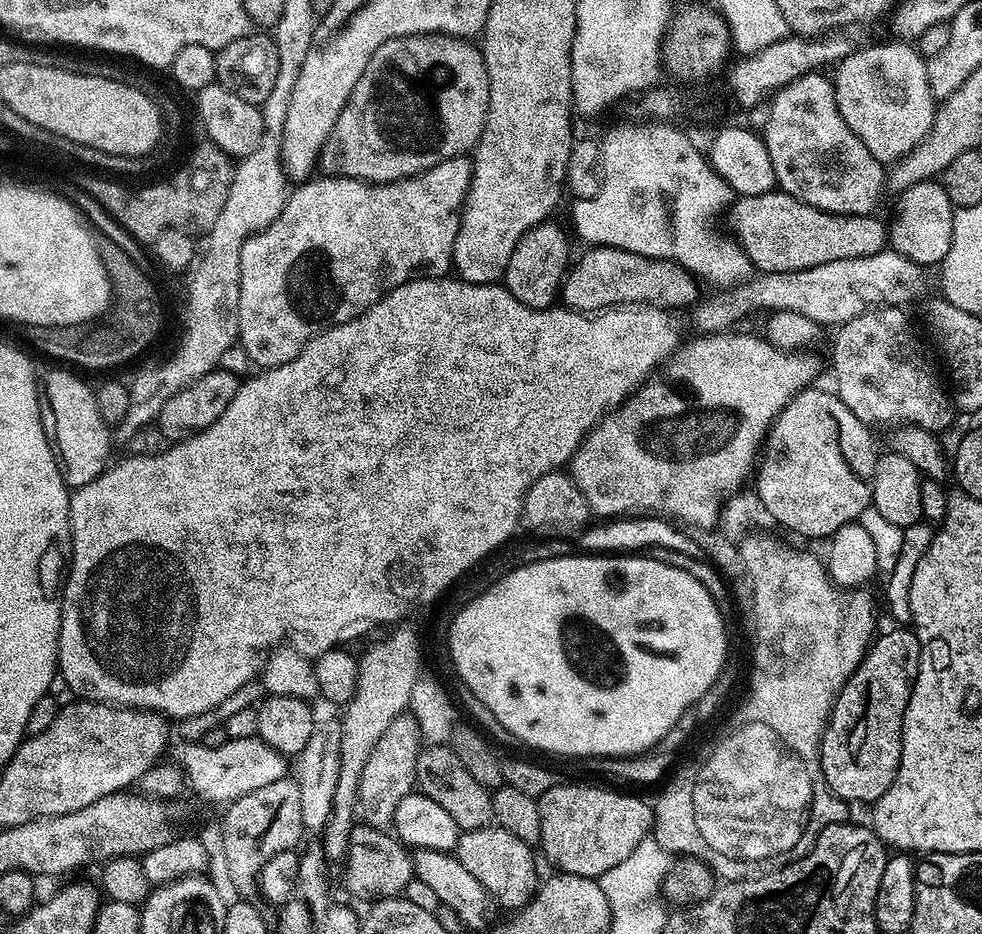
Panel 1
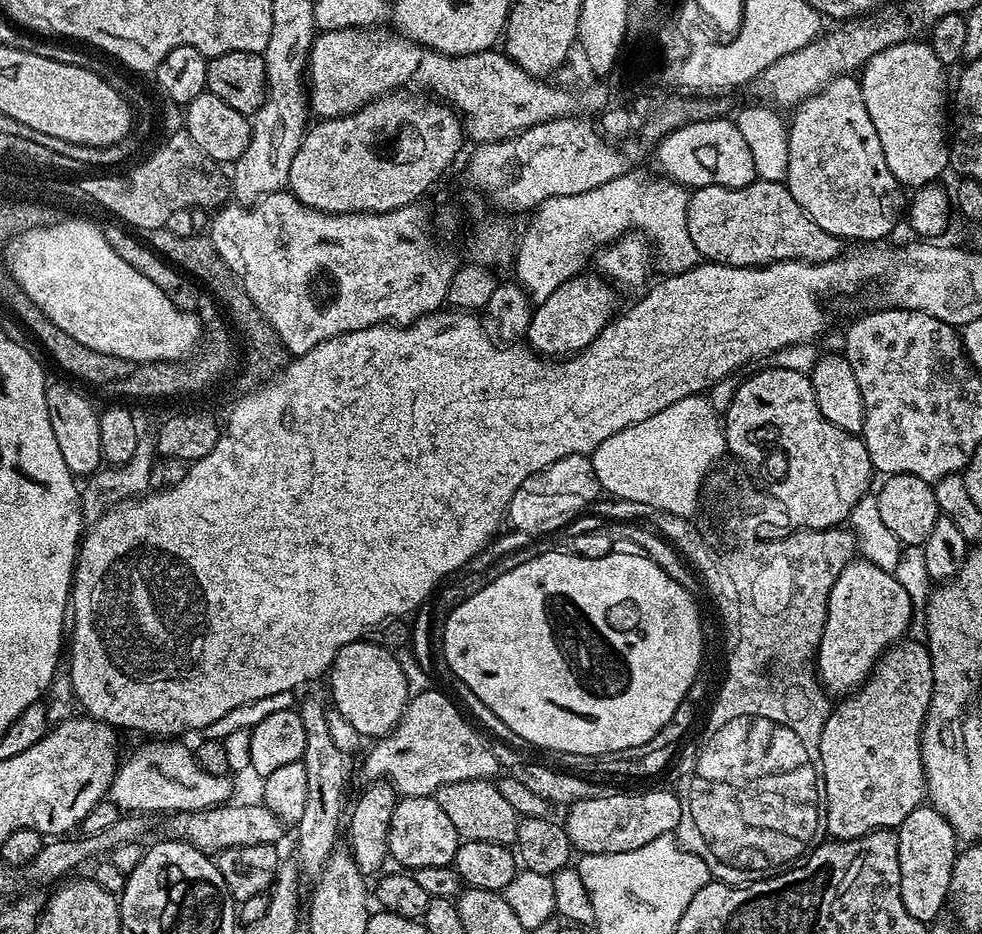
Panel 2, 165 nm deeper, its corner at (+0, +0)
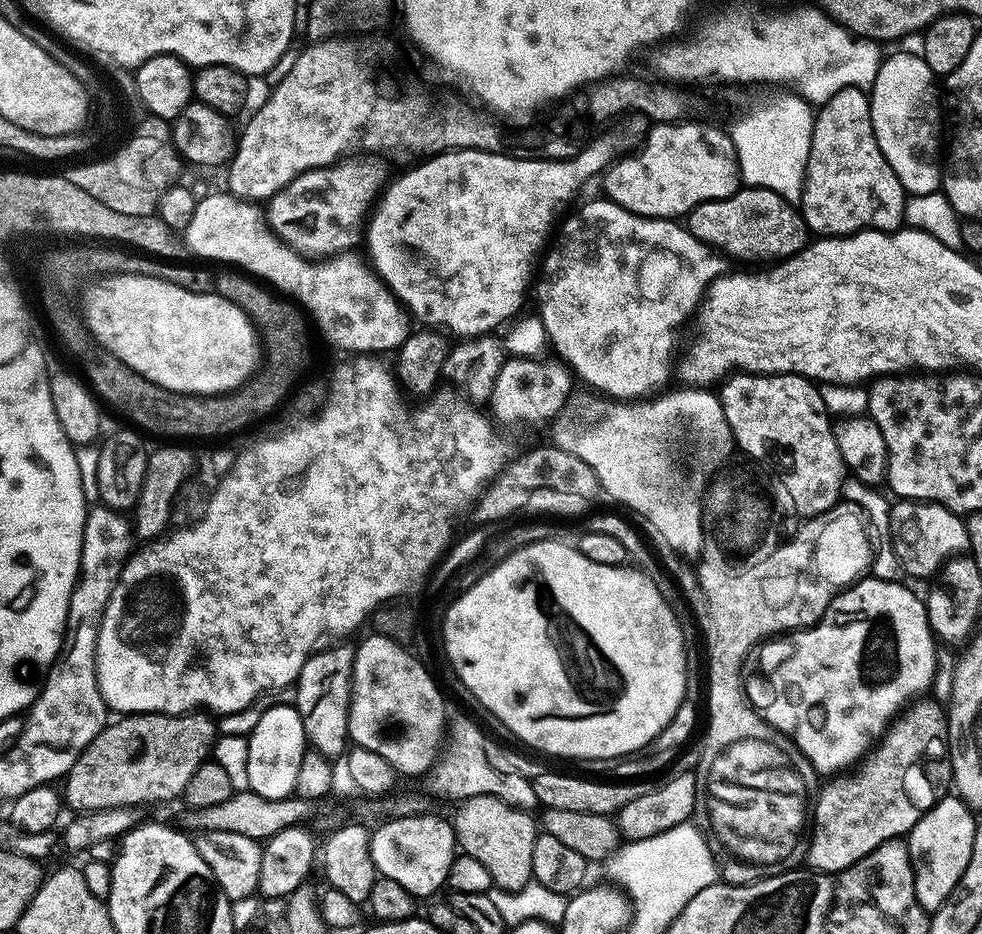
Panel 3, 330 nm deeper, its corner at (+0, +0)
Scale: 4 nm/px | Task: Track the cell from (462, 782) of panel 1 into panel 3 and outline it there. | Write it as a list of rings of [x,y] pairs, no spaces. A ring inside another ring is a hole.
[[[475,796],[463,801],[457,808],[460,809],[456,812],[454,827],[459,851],[470,858],[478,858],[478,862],[482,862],[482,866],[486,866],[486,870],[490,870],[490,878],[495,887],[504,891],[518,892],[533,881],[534,842],[538,835],[537,821],[536,824],[532,821],[533,813],[518,810],[493,796]]]

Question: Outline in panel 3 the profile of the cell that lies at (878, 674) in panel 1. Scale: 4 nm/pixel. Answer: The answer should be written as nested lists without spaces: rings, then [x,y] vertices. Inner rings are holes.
[[[926,698],[913,703],[911,708],[891,725],[888,732],[884,734],[882,741],[875,747],[874,753],[861,765],[861,768],[858,770],[861,770],[861,772],[856,773],[850,778],[844,776],[831,779],[834,781],[826,785],[825,788],[823,785],[823,787],[819,789],[816,798],[814,823],[810,828],[808,855],[806,857],[806,864],[809,869],[817,872],[841,872],[850,866],[854,866],[854,862],[866,858],[866,854],[870,854],[870,850],[882,846],[882,842],[907,837],[908,833],[911,832],[912,828],[921,818],[925,816],[939,800],[943,800],[945,796],[949,795],[950,785],[952,784],[952,763],[948,757],[948,714],[943,703],[941,705],[935,704],[934,701],[928,699],[929,698]]]

